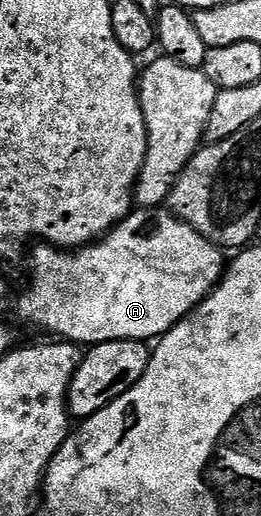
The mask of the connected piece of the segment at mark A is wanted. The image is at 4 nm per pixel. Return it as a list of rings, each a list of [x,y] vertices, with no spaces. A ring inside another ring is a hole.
[[[160,208],[133,209],[120,225],[112,227],[103,238],[89,245],[81,246],[75,252],[68,248],[57,248],[47,244],[37,245],[35,249],[37,250],[32,254],[32,287],[20,298],[20,314],[30,325],[37,326],[40,330],[49,330],[52,333],[49,335],[65,342],[75,342],[84,348],[110,340],[133,338],[143,342],[159,339],[170,328],[177,326],[182,319],[195,311],[196,307],[212,293],[212,289],[220,283],[226,269],[226,254],[221,247],[215,246],[210,240],[206,240],[198,232],[194,232],[194,228],[190,228],[180,219],[175,218],[172,213]]]

